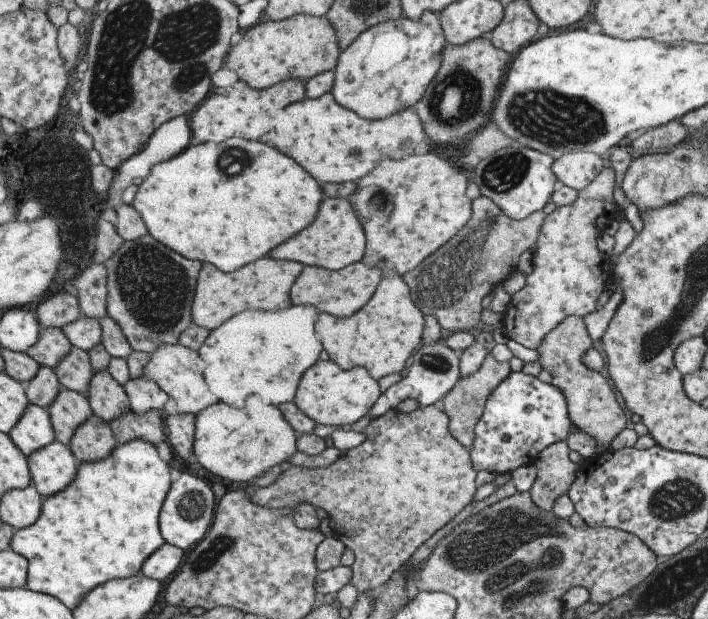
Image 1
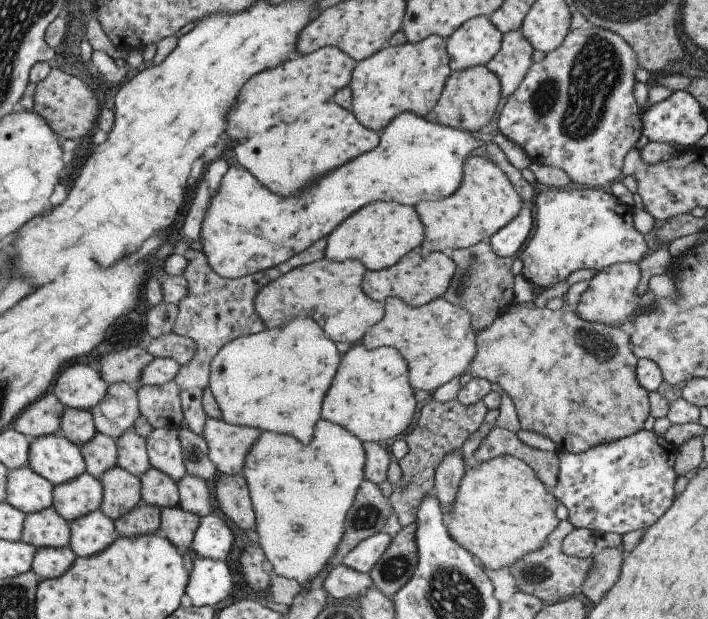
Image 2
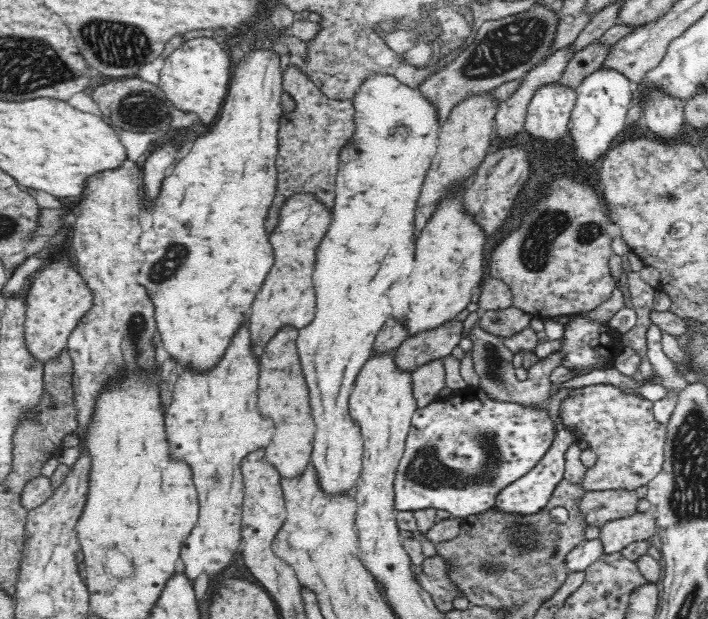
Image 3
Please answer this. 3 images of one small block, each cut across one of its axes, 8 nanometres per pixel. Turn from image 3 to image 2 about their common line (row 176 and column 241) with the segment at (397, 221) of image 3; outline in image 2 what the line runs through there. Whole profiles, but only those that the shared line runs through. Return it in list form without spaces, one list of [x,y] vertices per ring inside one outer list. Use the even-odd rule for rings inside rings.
[[[295,318],[287,326],[264,328],[226,342],[210,360],[208,387],[219,407],[220,418],[226,423],[289,434],[307,444],[319,420],[319,406],[331,386],[337,362],[339,354],[335,344],[325,338],[321,328],[309,318]]]

